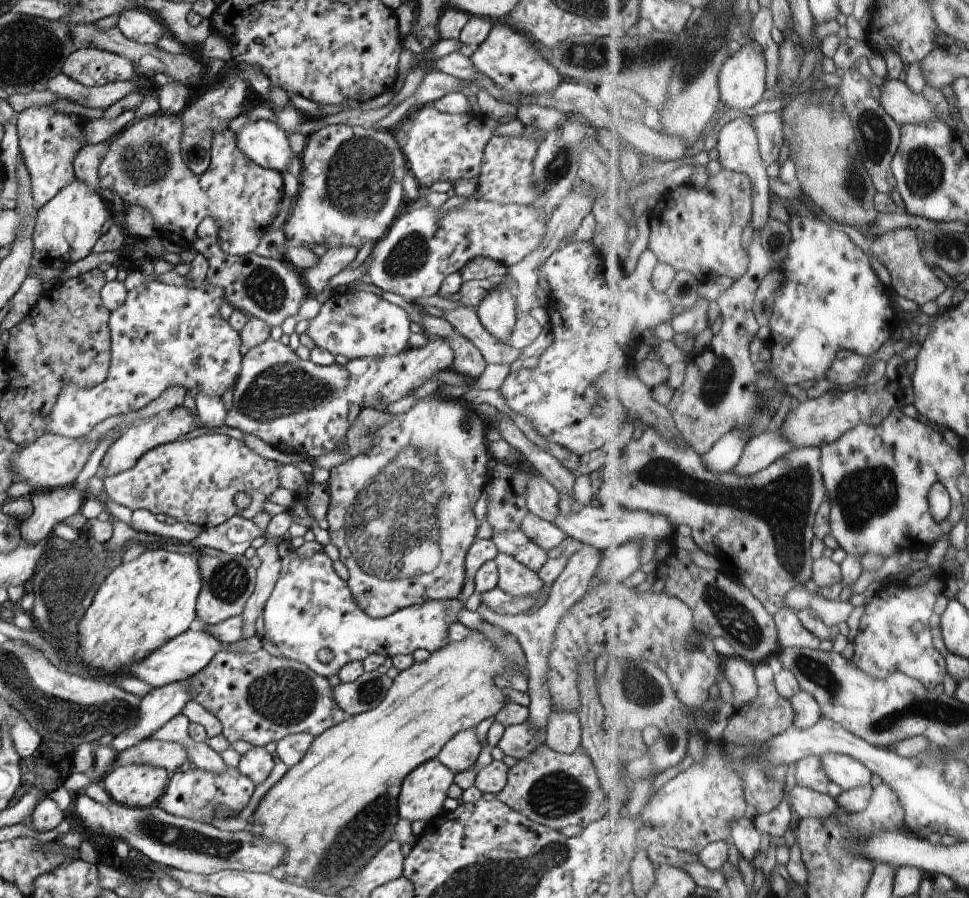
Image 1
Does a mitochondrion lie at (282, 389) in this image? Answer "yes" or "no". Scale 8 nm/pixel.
yes

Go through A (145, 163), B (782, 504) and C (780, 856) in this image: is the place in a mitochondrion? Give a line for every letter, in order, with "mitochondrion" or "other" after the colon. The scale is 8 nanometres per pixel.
A: mitochondrion
B: mitochondrion
C: other

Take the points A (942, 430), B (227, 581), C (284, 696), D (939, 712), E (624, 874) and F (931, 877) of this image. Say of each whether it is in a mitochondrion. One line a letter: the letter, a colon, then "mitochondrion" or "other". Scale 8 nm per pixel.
A: other
B: mitochondrion
C: mitochondrion
D: mitochondrion
E: other
F: other

